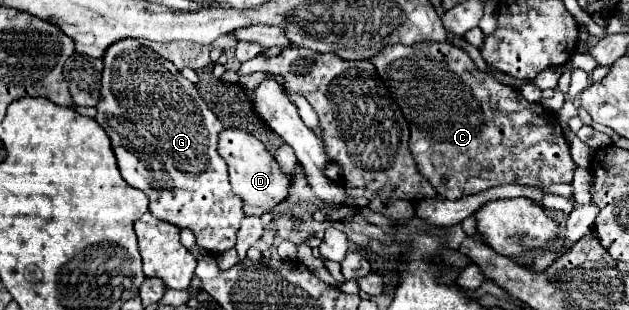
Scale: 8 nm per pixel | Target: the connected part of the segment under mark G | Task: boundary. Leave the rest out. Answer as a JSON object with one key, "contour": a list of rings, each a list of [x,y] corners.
{"contour":[[[117,40],[111,48],[107,48],[103,60],[105,72],[101,78],[101,106],[97,106],[95,120],[111,138],[125,182],[147,194],[149,212],[155,218],[179,228],[189,228],[197,238],[197,246],[217,254],[235,248],[237,230],[243,220],[243,204],[231,192],[227,164],[217,154],[217,134],[223,130],[223,124],[201,100],[197,88],[181,76],[173,62],[143,46],[141,40]]]}

